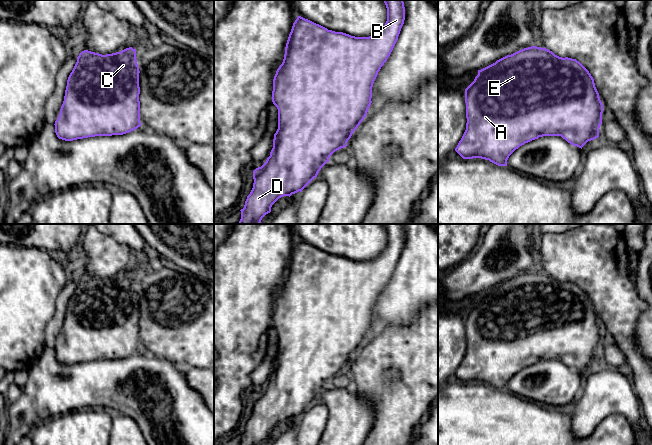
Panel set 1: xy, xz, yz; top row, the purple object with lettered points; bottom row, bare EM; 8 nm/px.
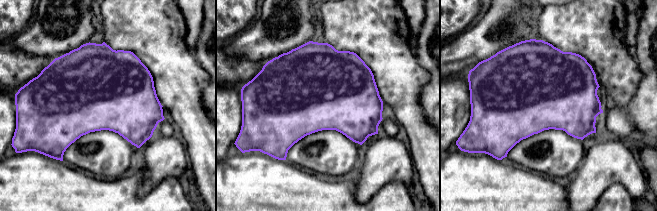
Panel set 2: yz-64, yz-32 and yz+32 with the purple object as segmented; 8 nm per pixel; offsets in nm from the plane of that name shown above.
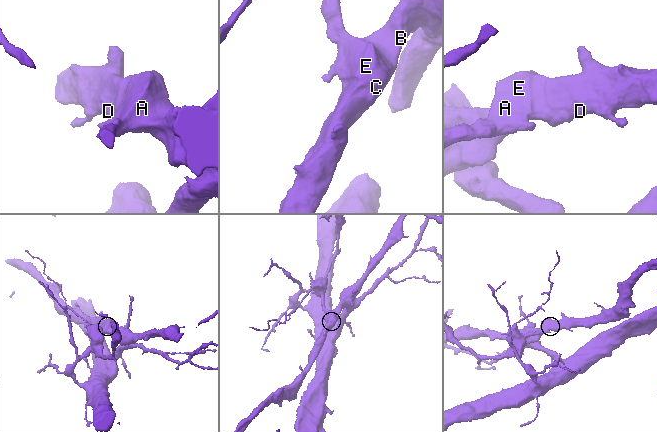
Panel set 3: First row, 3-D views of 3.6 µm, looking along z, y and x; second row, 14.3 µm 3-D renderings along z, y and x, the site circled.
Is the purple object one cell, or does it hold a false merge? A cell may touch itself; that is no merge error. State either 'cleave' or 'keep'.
cleave

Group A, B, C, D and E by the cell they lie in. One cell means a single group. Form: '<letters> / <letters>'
A C D E / B

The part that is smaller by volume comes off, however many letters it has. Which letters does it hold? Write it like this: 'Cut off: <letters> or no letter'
Cut off: A, C, D, E

